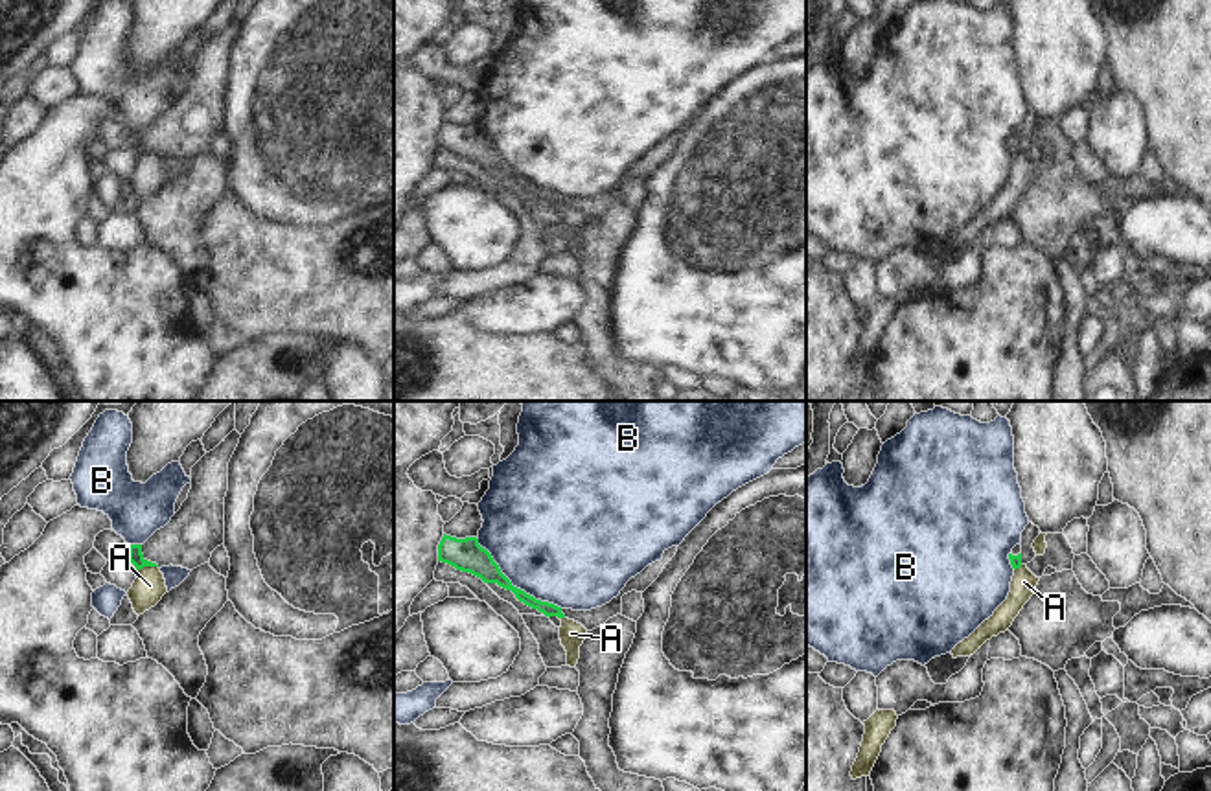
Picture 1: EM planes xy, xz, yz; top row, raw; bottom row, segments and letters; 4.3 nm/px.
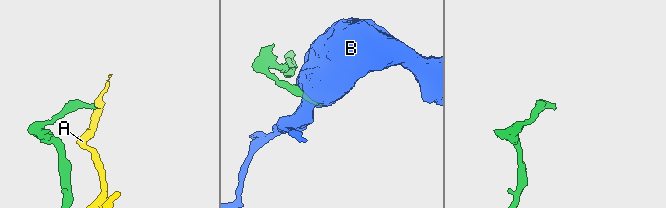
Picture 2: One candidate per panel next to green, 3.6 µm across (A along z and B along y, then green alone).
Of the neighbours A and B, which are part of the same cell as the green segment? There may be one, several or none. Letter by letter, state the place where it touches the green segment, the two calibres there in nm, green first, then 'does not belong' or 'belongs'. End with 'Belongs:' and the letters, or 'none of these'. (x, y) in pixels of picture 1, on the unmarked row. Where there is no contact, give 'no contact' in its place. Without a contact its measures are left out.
A: contact xy (148, 153); calibres 60 and 140 nm; does not belong
B: contact xz (512, 173); calibres 140 and 480 nm; does not belong
Belongs: none of these

